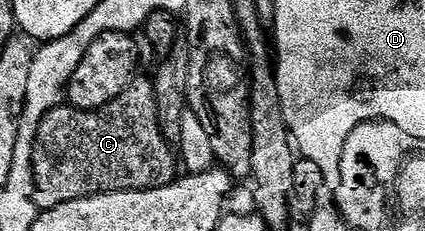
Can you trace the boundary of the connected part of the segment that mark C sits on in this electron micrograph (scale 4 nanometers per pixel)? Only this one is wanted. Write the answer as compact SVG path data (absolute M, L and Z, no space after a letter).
M141 75L135 76L130 84L126 86L116 99L112 99L107 105L100 109L76 109L73 107L59 107L48 111L42 116L38 128L34 133L34 150L30 159L32 171L34 172L34 202L38 205L39 210L45 211L56 207L60 203L68 203L72 199L84 199L89 197L91 193L123 193L124 191L132 191L133 189L154 189L157 185L167 185L168 182L175 180L174 161L176 165L176 157L170 154L171 144L163 137L161 127L158 125L158 116L154 111L154 97L151 89L151 82Z

